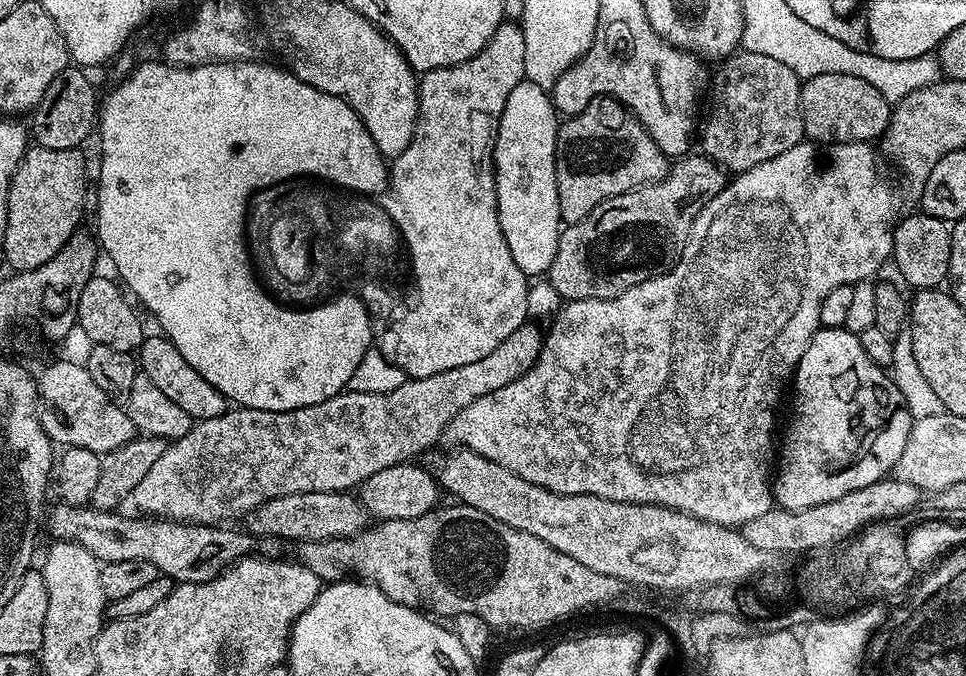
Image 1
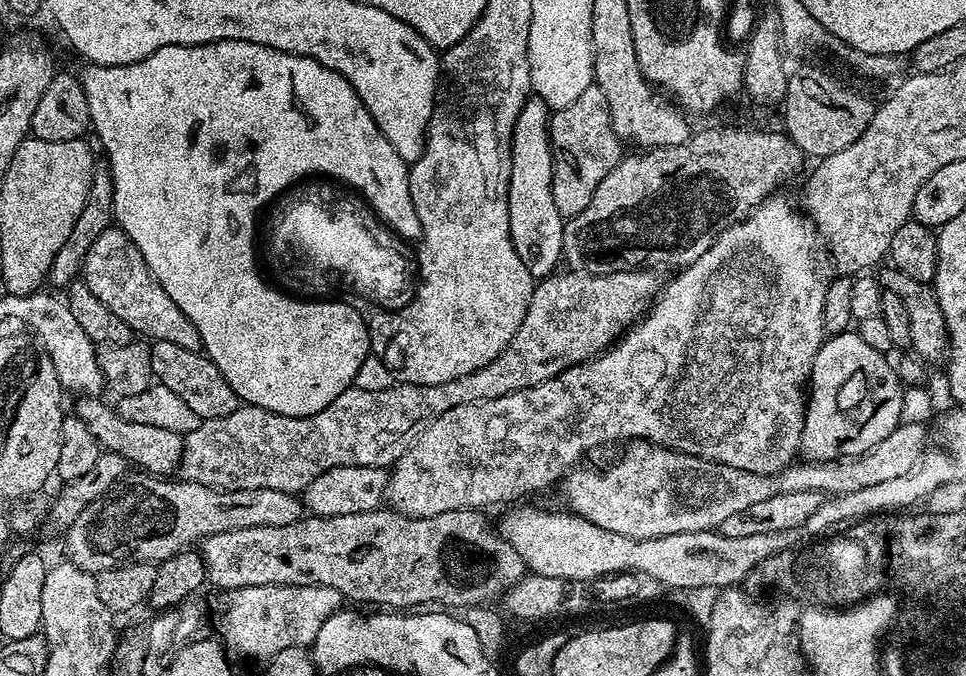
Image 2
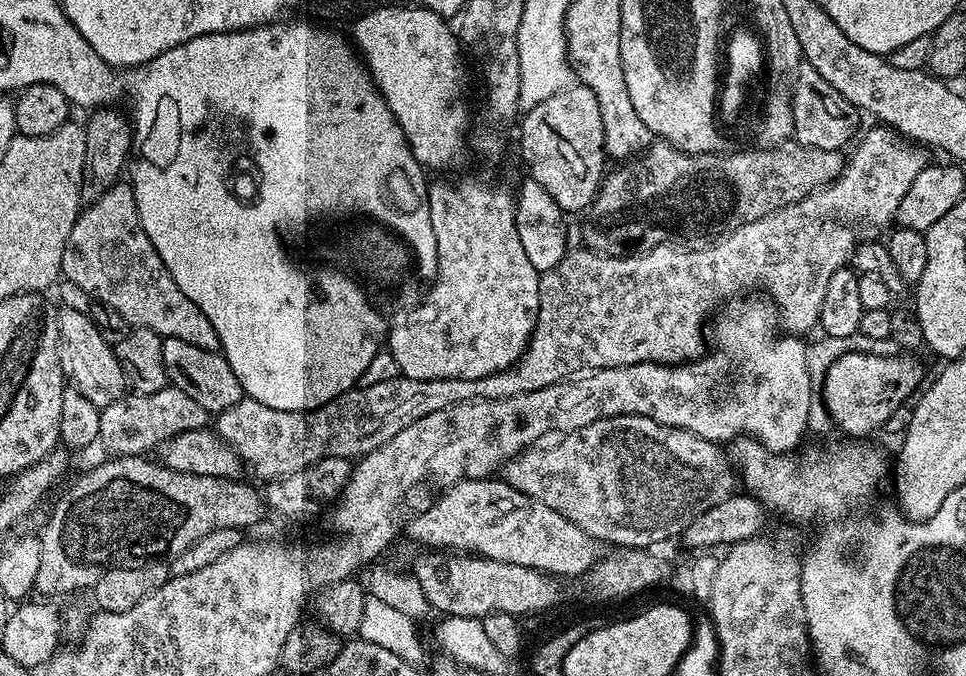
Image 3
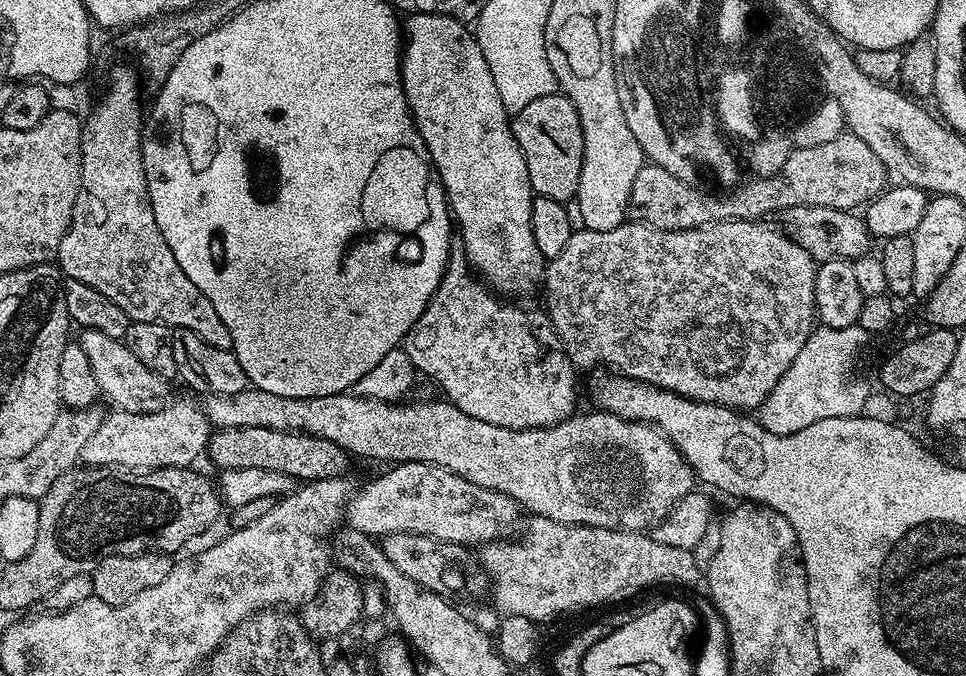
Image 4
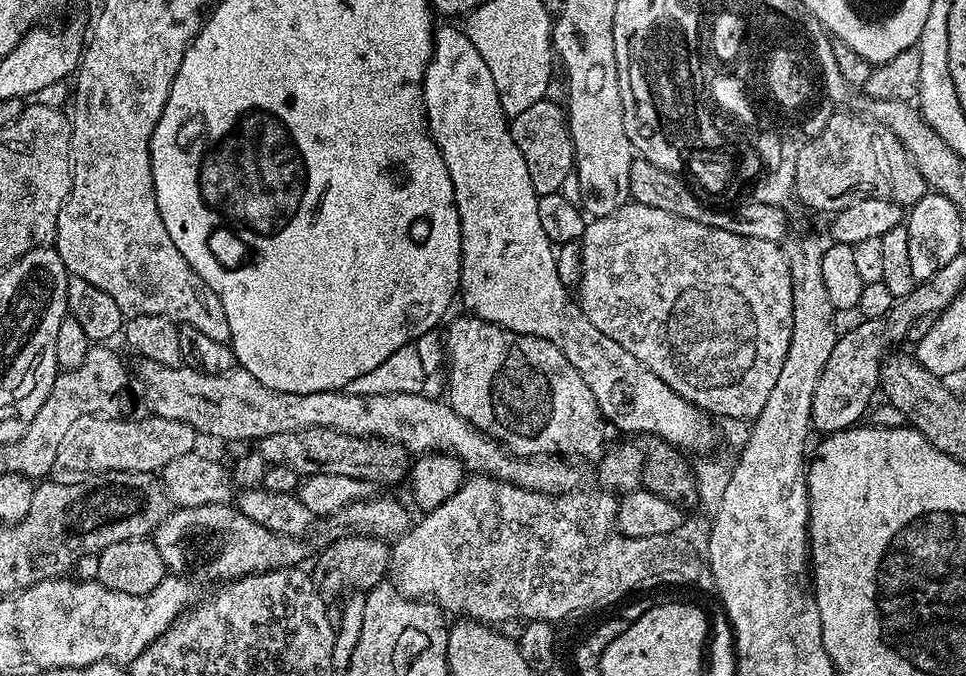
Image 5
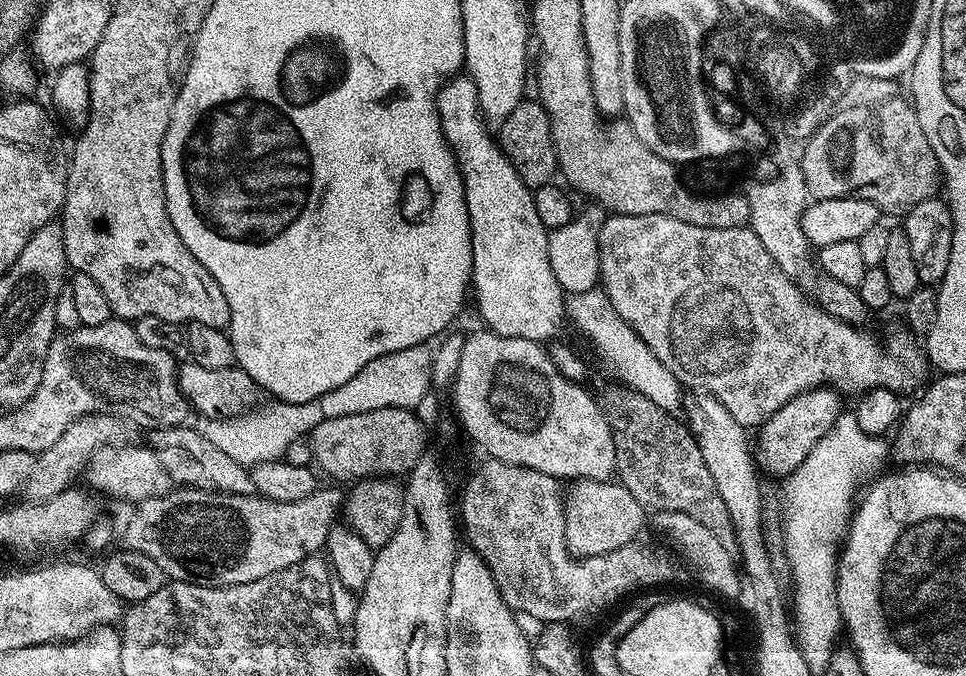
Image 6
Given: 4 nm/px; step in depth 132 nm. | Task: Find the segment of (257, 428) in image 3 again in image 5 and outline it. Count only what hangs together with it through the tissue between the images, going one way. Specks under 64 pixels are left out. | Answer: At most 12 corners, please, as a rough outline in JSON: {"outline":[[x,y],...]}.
{"outline":[[635,202],[584,225],[578,303],[749,422],[792,333],[777,241]]}

